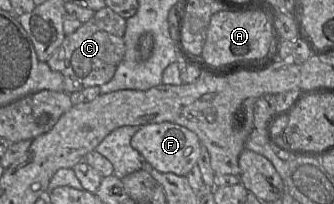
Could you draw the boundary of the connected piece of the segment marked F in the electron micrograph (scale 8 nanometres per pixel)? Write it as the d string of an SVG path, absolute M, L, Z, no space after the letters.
M171 122L141 126L131 138L132 148L137 150L154 169L161 173L186 176L196 165L201 152L198 136L191 130Z

